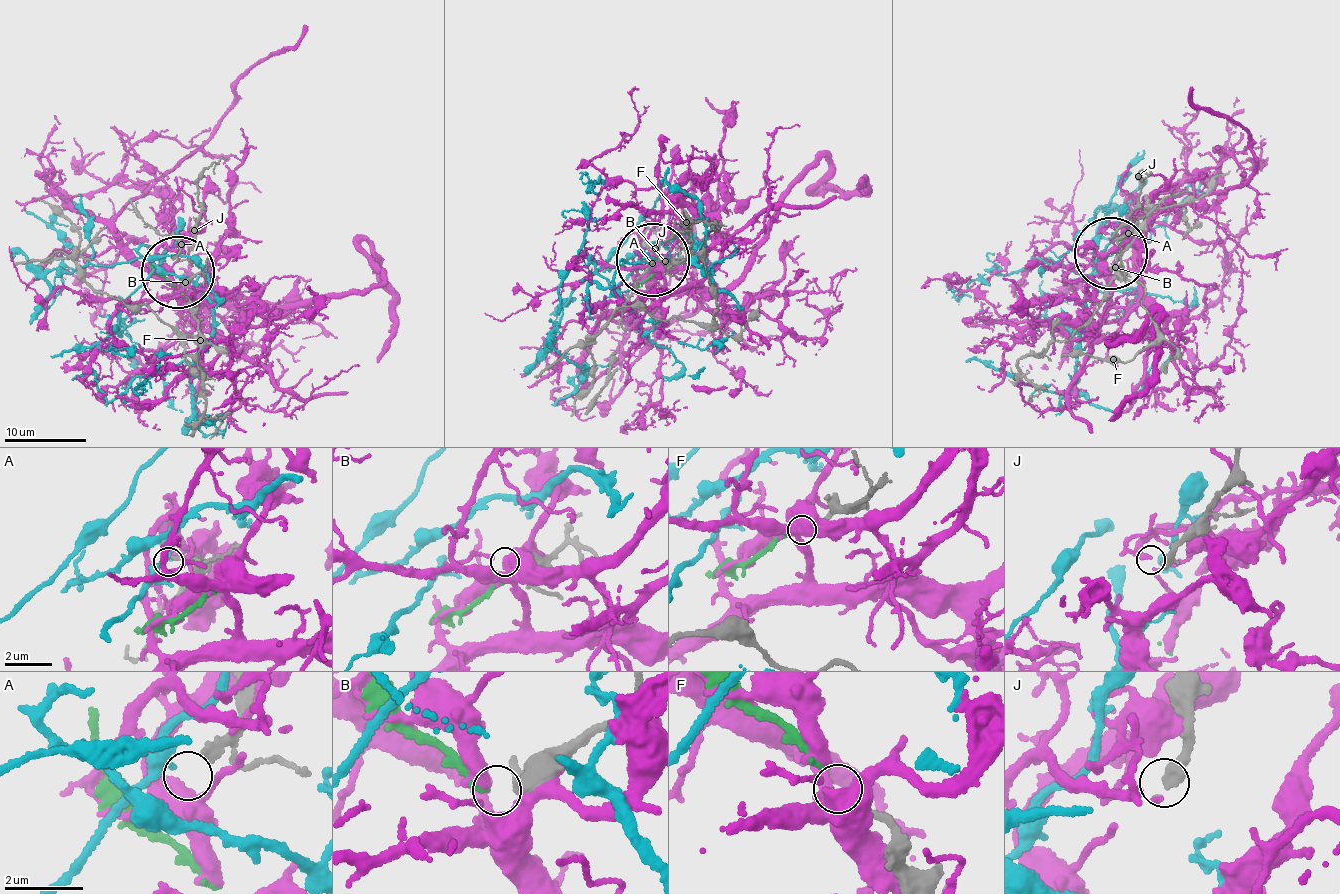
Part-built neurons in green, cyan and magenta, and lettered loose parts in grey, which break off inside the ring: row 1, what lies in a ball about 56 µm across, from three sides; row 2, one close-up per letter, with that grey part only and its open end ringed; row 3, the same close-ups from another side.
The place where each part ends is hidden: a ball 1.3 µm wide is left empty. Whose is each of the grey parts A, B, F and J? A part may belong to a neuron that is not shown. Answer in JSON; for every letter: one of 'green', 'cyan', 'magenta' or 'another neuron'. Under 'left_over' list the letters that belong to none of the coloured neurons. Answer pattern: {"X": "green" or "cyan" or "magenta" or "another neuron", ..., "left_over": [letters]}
{"A": "another neuron", "B": "another neuron", "F": "green", "J": "magenta", "left_over": ["A", "B"]}

